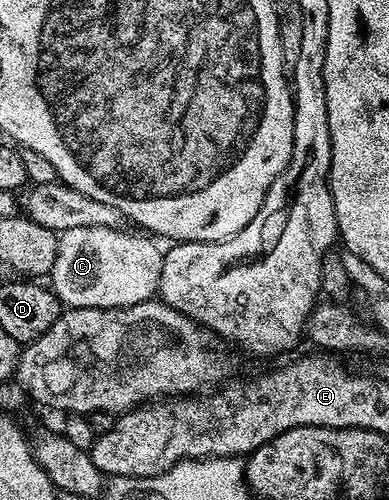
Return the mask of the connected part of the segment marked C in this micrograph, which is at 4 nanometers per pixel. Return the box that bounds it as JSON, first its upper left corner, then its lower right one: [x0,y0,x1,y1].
[50,225,164,308]

